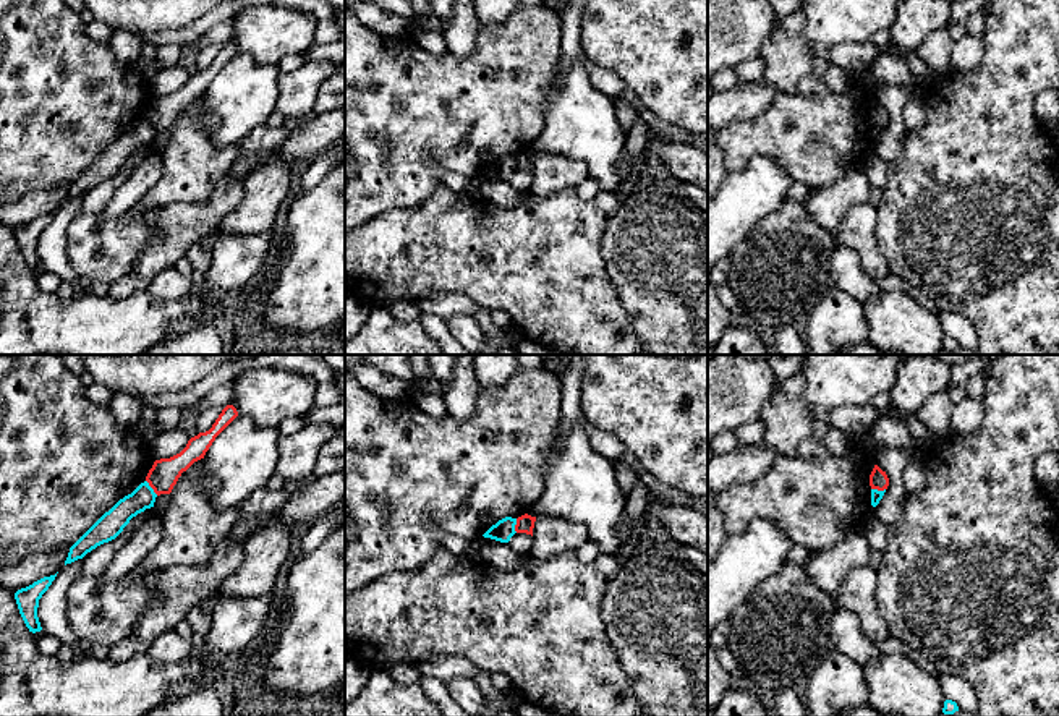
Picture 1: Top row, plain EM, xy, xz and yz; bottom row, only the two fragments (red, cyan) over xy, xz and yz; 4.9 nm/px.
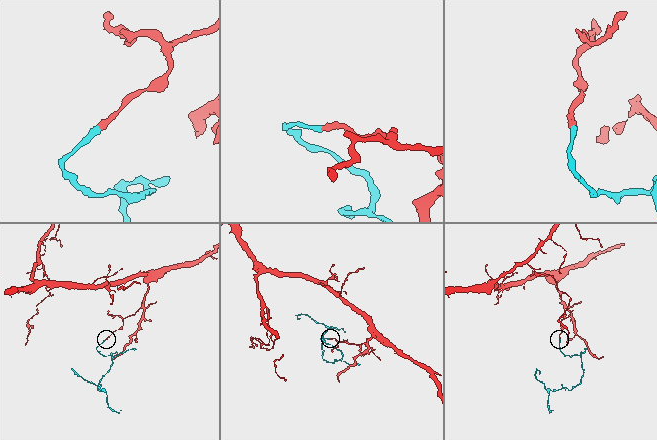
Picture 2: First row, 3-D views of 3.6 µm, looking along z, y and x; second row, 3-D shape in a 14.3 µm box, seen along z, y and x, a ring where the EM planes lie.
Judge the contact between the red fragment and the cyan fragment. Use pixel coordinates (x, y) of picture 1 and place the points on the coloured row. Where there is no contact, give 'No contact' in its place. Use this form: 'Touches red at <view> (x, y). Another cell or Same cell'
Touches red at xy (151, 486). Another cell

